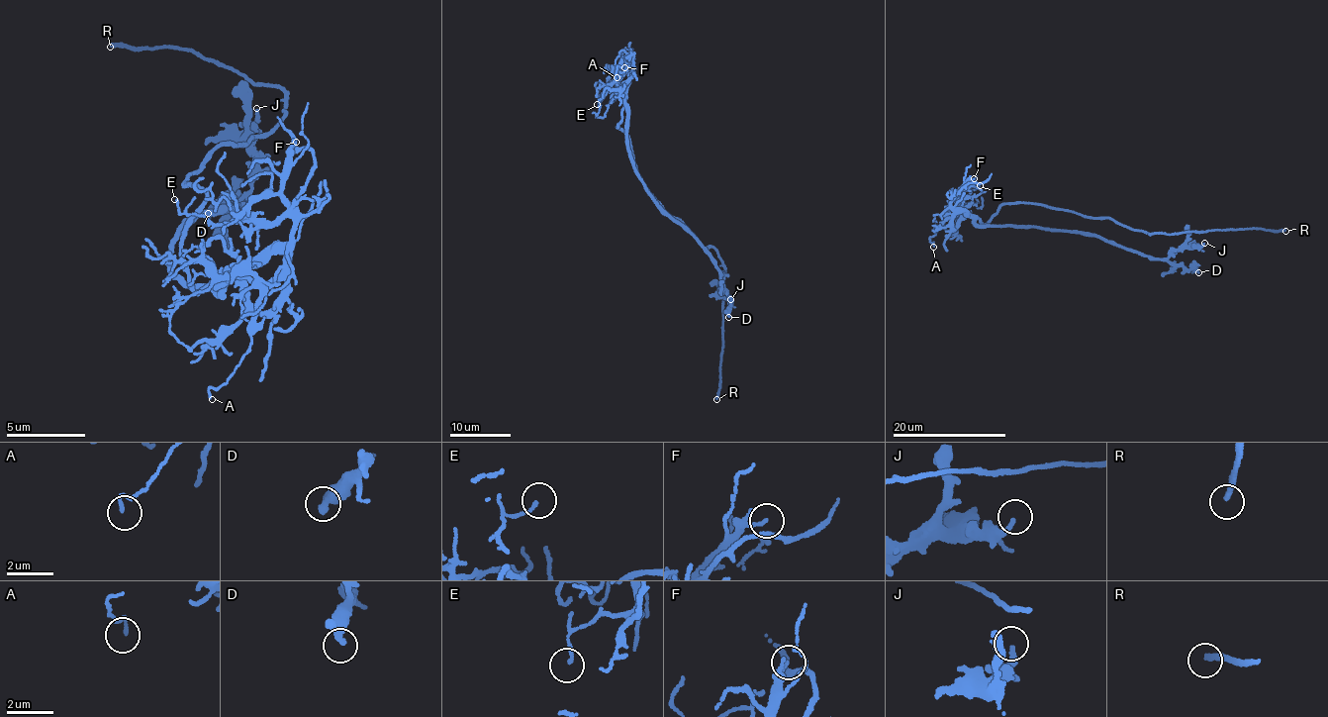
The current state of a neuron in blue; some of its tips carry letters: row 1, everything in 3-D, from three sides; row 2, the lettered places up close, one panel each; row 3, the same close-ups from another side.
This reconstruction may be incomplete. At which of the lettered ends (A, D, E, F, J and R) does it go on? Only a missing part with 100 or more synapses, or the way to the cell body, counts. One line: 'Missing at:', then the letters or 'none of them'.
Missing at: R

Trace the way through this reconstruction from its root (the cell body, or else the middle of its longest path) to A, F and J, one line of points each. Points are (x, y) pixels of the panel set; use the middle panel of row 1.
A: (623, 133), (616, 127), (622, 117), (625, 95), (621, 79), (623, 69), (620, 66), (617, 67), (616, 77)
F: (623, 133), (616, 127), (622, 117), (628, 80), (623, 56), (619, 62), (624, 67)
J: (623, 133), (616, 127), (623, 101), (628, 157), (637, 176), (653, 201), (709, 256), (730, 299)

